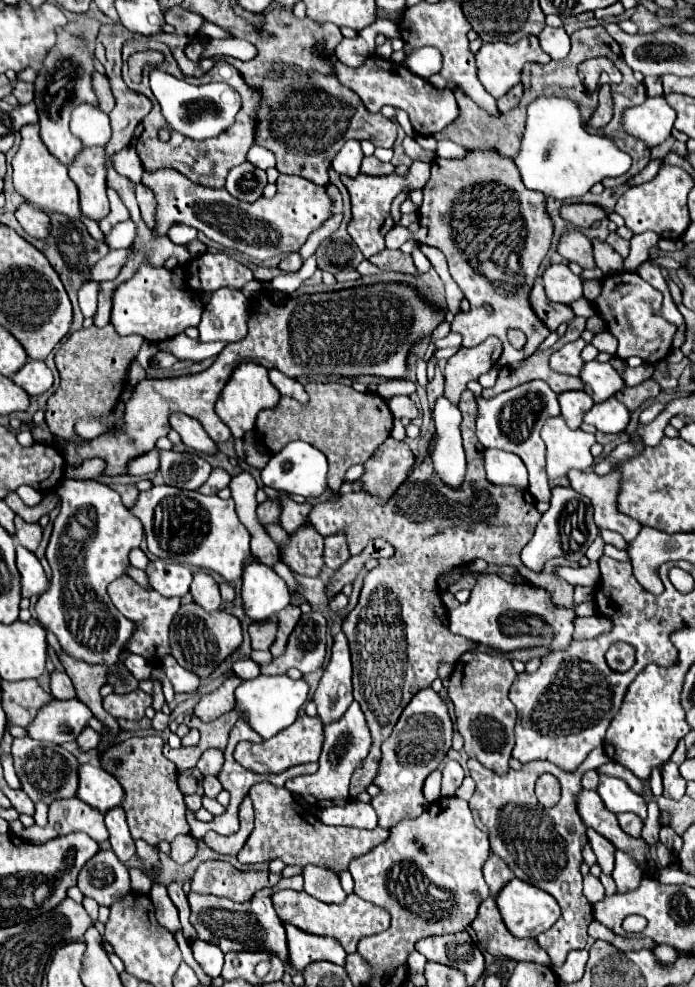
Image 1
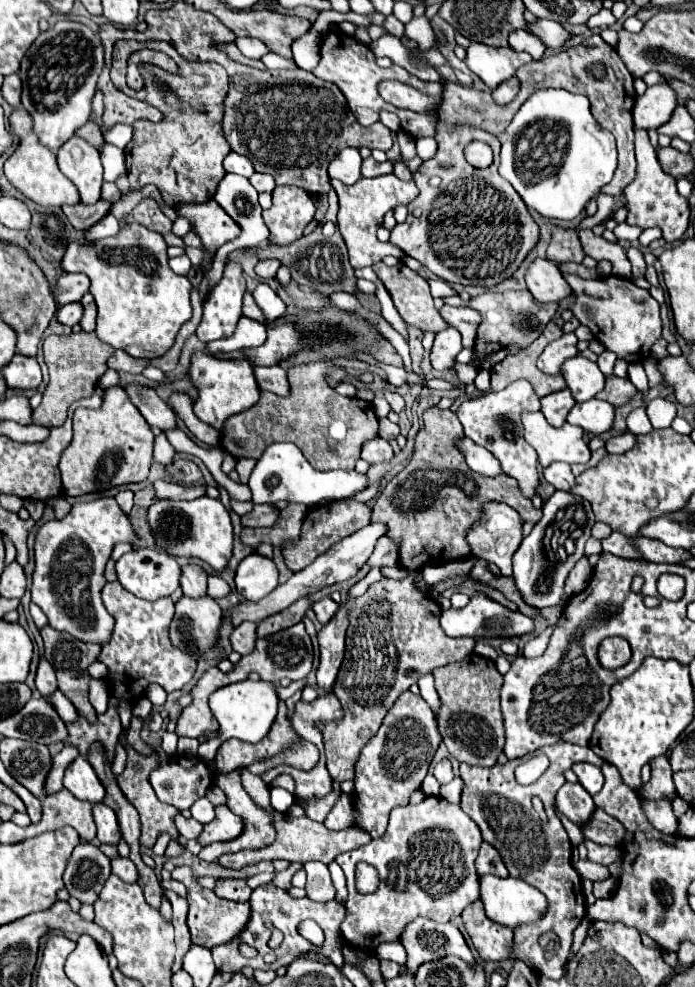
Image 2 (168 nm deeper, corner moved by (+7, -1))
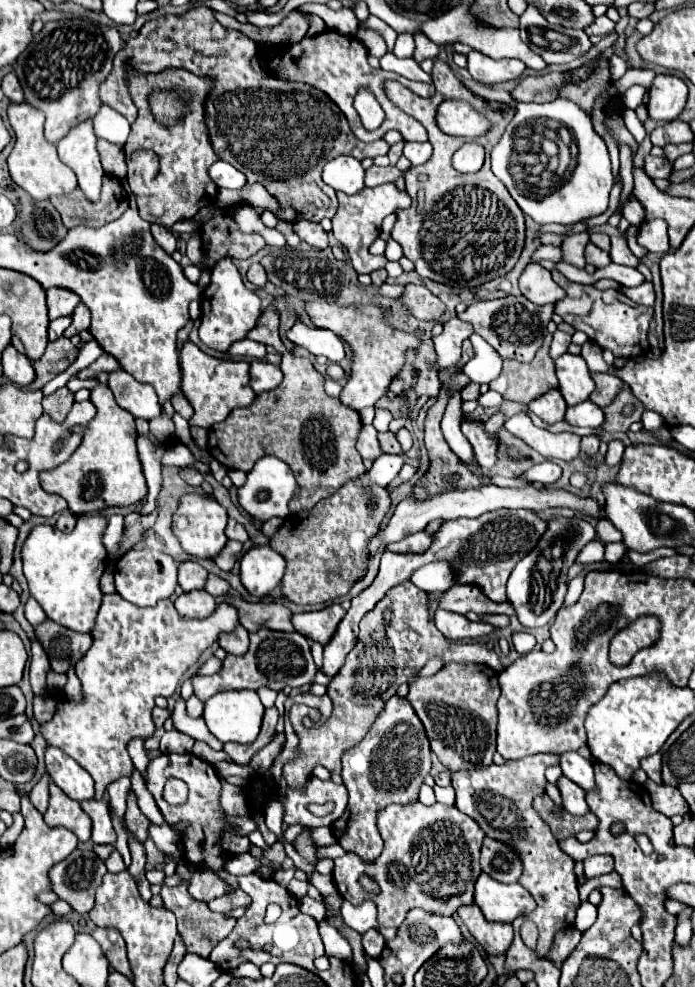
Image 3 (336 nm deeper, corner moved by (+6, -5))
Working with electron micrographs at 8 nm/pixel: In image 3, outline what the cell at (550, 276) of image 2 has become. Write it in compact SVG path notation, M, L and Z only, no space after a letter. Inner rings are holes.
M532 262L524 268L524 272L520 276L520 290L530 302L540 304L540 306L548 304L548 302L556 304L566 294L566 290L552 280L552 274L536 262Z

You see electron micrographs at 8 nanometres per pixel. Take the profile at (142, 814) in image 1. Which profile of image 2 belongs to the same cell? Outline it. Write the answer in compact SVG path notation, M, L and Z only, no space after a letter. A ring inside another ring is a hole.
M127 746L127 768L117 778L117 784L119 784L121 792L125 794L125 798L135 806L135 810L141 816L141 838L139 840L141 840L141 846L147 846L147 848L153 848L153 844L155 844L155 840L161 832L169 832L173 838L179 838L179 832L173 824L173 816L177 814L177 810L173 806L167 806L167 804L159 802L157 796L155 796L155 790L151 790L151 784L147 782L151 770L155 768L155 762L157 762L157 754L141 756L131 746Z

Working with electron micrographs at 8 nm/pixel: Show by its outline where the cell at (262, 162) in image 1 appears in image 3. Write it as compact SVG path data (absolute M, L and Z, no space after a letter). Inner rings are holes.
M214 162L208 170L210 178L216 182L218 188L242 188L246 184L246 178L240 170L236 170L232 164L228 162Z

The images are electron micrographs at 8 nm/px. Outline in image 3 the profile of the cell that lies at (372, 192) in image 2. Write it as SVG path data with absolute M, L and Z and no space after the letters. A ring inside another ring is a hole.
M380 184L376 188L362 188L358 194L344 194L344 192L336 192L338 196L338 212L332 218L334 224L334 236L336 240L348 250L352 266L358 274L370 274L372 270L384 268L386 266L386 256L374 256L370 254L370 244L380 236L380 226L382 220L400 210L400 208L408 208L410 206L410 198L406 190L398 190L396 184Z

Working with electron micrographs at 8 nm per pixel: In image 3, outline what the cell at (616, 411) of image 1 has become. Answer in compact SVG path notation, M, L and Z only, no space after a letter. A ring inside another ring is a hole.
M586 400L582 404L570 406L566 410L566 422L572 426L584 426L584 428L602 428L604 424L604 410L600 406L596 406L594 402Z

